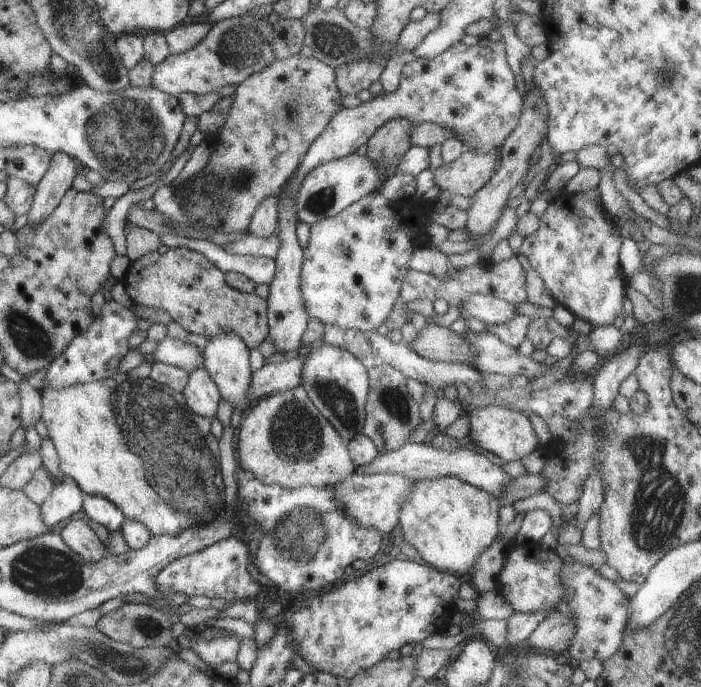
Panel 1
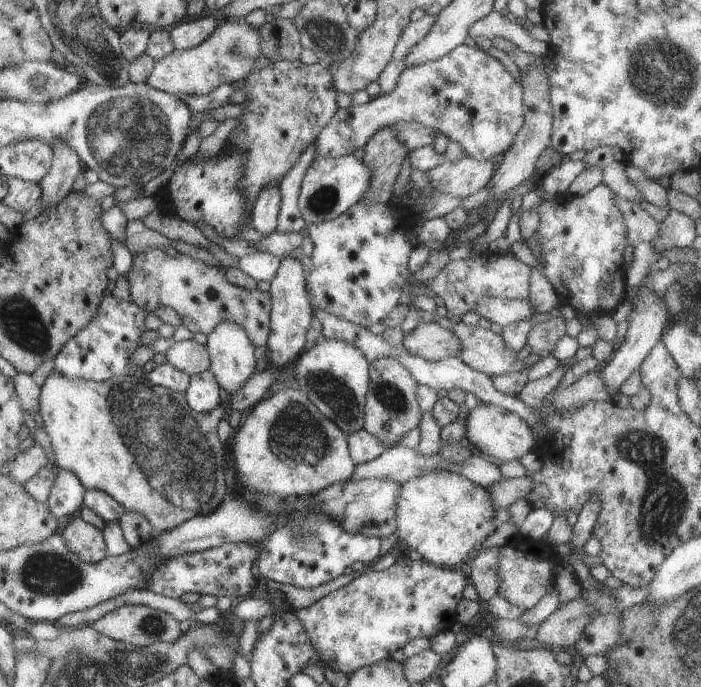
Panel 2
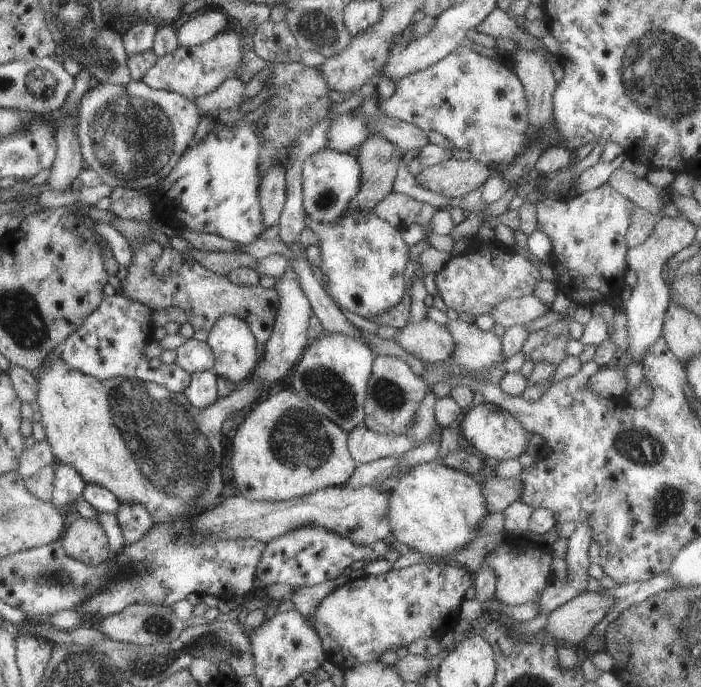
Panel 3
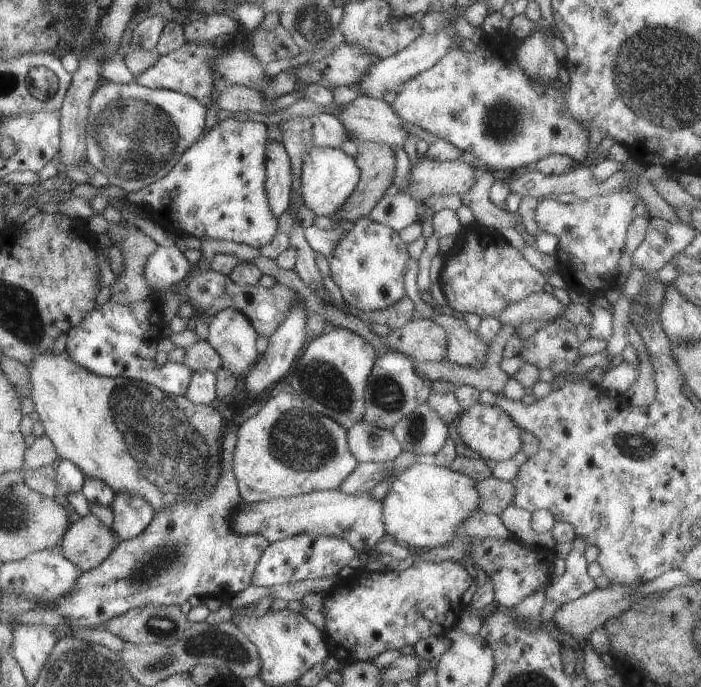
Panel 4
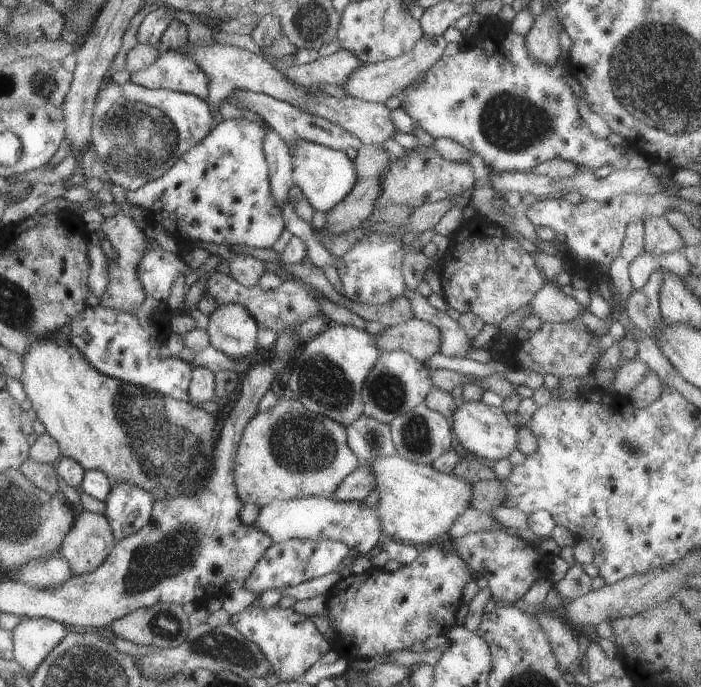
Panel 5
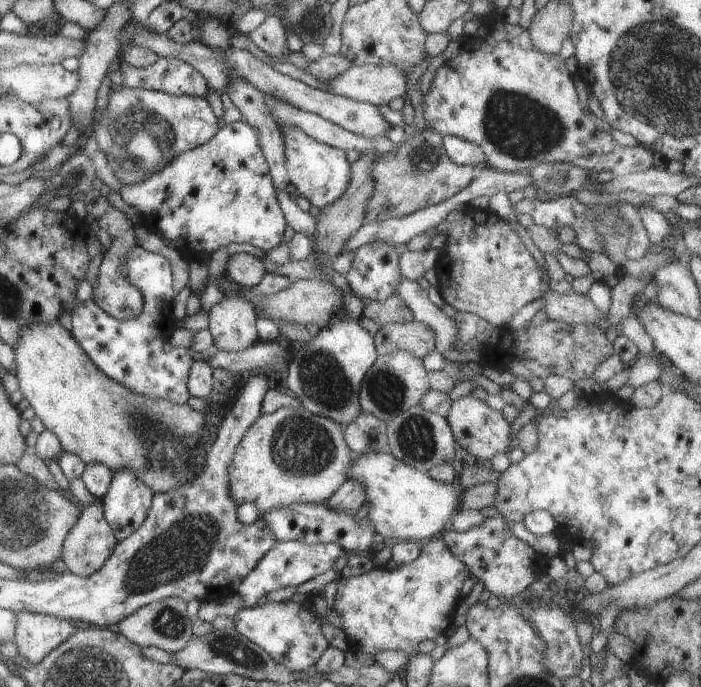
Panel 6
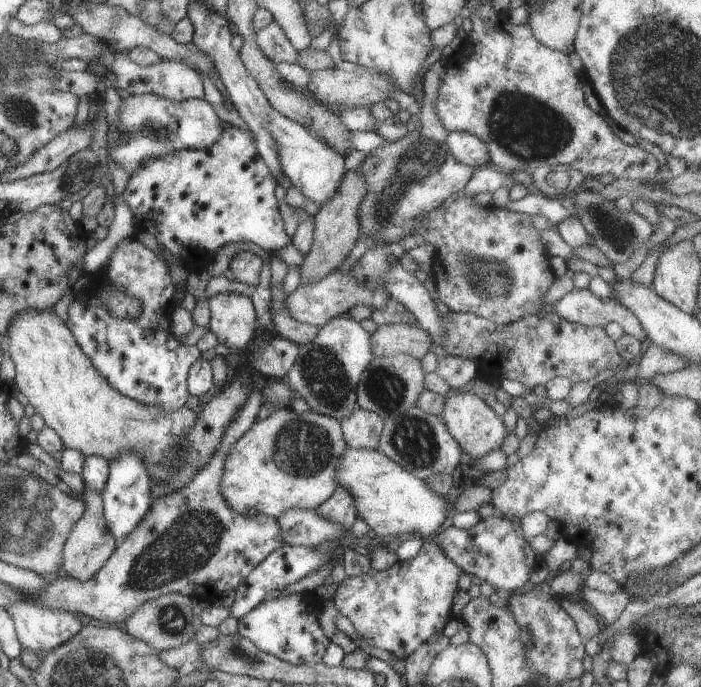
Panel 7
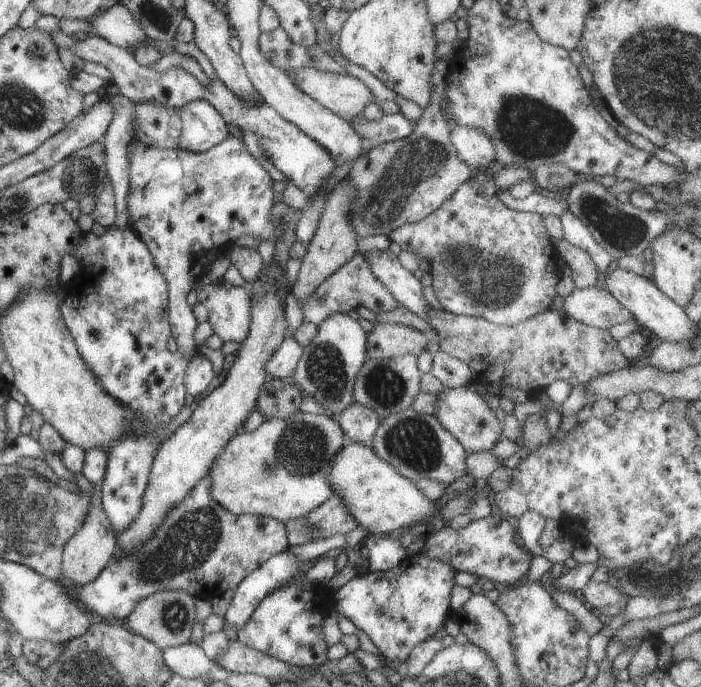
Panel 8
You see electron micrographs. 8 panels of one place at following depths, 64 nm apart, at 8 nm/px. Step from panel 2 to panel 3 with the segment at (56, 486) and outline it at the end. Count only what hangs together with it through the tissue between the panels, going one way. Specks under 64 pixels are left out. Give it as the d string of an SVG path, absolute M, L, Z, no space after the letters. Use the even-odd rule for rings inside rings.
M56 463L50 501L59 509L74 504L75 498L81 496L86 482L73 466Z

